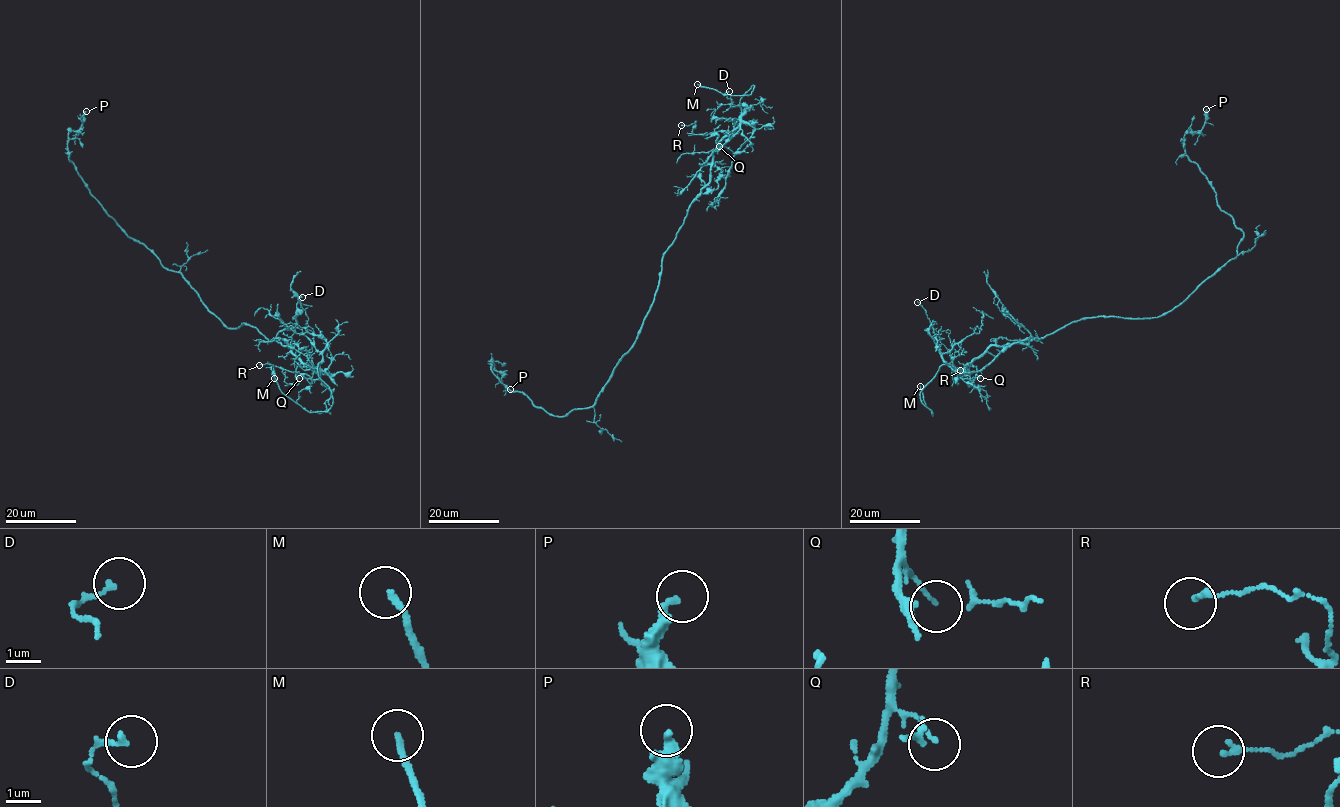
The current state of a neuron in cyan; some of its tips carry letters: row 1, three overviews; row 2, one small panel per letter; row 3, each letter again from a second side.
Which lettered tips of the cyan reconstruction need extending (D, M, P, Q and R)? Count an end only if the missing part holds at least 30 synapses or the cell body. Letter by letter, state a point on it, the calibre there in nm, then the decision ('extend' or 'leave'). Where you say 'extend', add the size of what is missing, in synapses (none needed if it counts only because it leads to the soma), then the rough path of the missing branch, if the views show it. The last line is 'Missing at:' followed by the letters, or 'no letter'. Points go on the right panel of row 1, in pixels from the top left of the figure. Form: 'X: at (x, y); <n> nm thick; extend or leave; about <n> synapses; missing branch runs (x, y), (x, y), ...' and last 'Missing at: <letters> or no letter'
D: at (917, 302); 160 nm thick; leave
M: at (920, 386); 170 nm thick; extend; missing branch runs (920, 386), (920, 372), (931, 364), (928, 361), (930, 358)
P: at (1206, 109); 240 nm thick; leave
Q: at (980, 378); 60 nm thick; leave
R: at (960, 370); 160 nm thick; leave
Missing at: M

